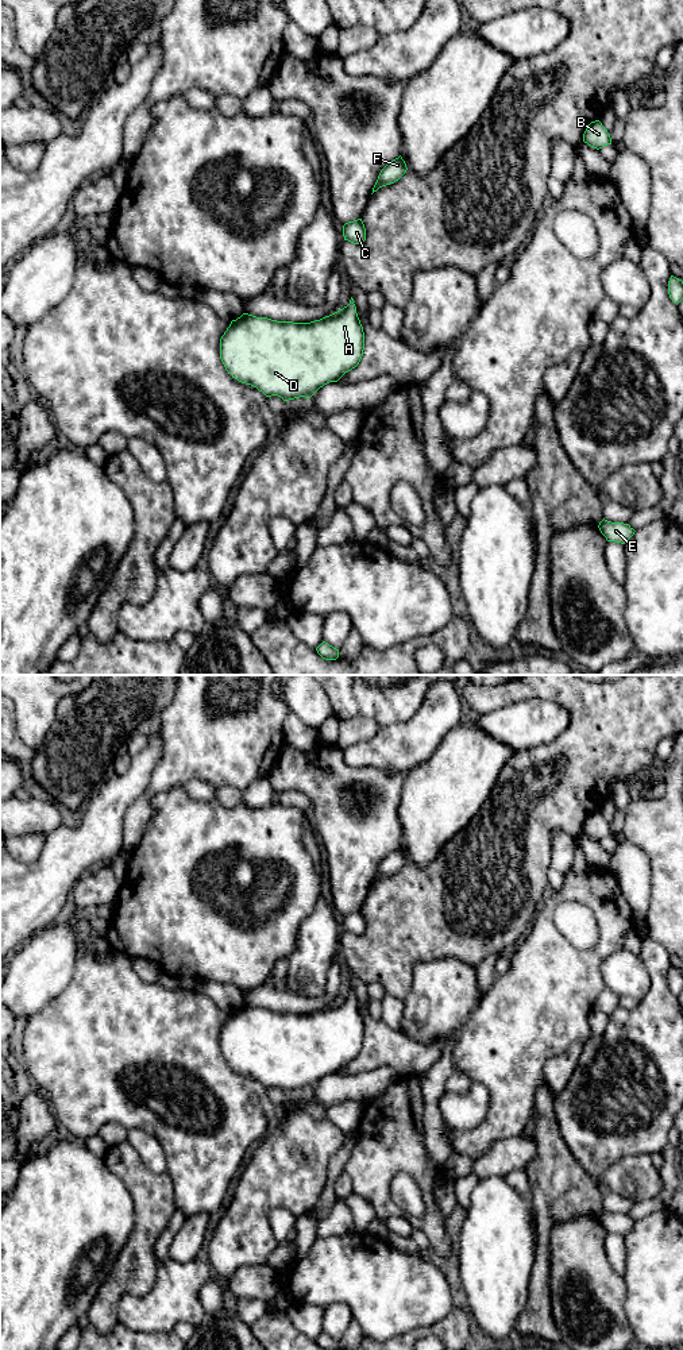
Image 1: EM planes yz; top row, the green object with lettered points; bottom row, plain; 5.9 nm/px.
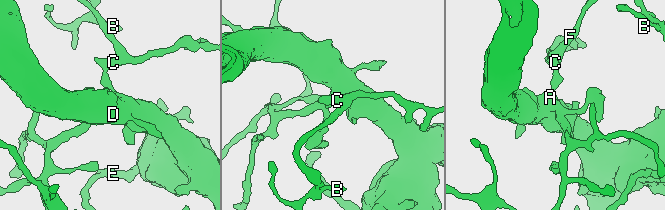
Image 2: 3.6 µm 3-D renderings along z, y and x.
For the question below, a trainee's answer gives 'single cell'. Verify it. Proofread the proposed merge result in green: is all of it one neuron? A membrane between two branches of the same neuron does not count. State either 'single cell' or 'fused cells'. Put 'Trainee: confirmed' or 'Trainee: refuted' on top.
Trainee: confirmed
single cell

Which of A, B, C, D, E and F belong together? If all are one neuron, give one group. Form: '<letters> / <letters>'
A B C D E F

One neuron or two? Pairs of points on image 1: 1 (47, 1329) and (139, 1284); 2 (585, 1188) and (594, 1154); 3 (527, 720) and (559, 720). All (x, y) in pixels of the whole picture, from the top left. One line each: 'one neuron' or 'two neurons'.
1: two neurons
2: two neurons
3: one neuron

